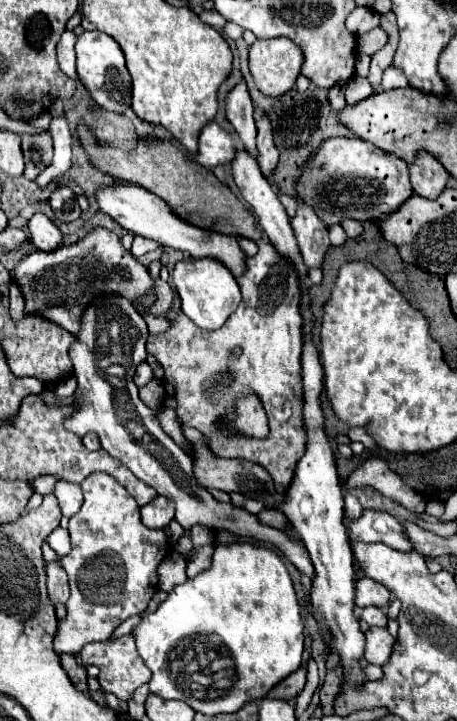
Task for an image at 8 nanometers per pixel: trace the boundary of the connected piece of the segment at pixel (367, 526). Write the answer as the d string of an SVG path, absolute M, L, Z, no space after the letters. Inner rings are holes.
M364 509L362 517L350 523L348 535L352 541L364 541L364 543L382 541L400 551L412 551L410 539L406 537L406 529L398 519L394 519L386 511Z

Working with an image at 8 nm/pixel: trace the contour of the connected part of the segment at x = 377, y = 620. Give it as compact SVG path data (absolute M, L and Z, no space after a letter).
M366 607L366 609L362 611L362 619L364 619L370 627L374 627L374 625L386 627L386 621L388 621L388 617L384 615L384 611L378 609L378 607Z

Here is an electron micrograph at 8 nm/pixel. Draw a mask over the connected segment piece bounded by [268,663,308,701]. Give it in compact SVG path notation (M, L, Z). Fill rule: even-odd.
M302 663L292 675L288 675L282 683L278 683L274 689L270 689L268 697L270 699L294 699L306 685L306 673L308 673L308 663Z

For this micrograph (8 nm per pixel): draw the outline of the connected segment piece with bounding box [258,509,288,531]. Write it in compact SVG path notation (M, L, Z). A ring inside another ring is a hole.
M262 511L260 515L258 515L258 519L264 523L264 525L270 525L270 527L278 527L278 529L286 529L286 517L280 513L280 511Z

